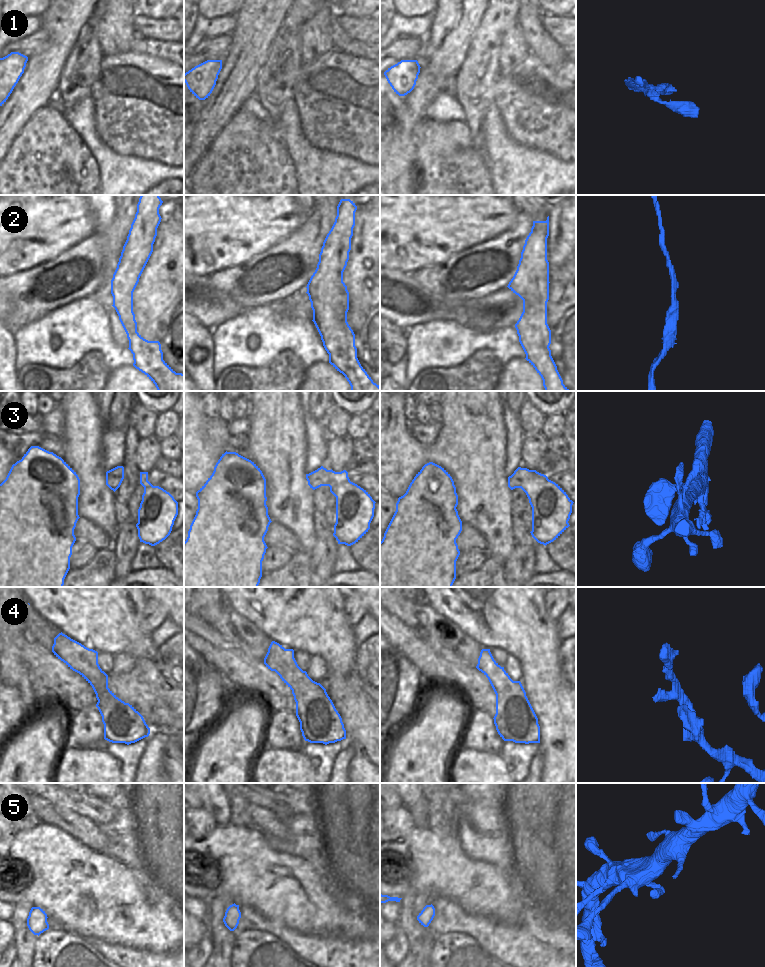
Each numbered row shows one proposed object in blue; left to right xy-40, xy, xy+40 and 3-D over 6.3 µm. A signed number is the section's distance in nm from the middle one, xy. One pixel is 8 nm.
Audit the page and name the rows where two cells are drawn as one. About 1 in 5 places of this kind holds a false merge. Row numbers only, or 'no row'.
no row

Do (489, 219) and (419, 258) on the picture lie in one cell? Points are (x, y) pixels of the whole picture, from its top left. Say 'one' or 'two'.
one

